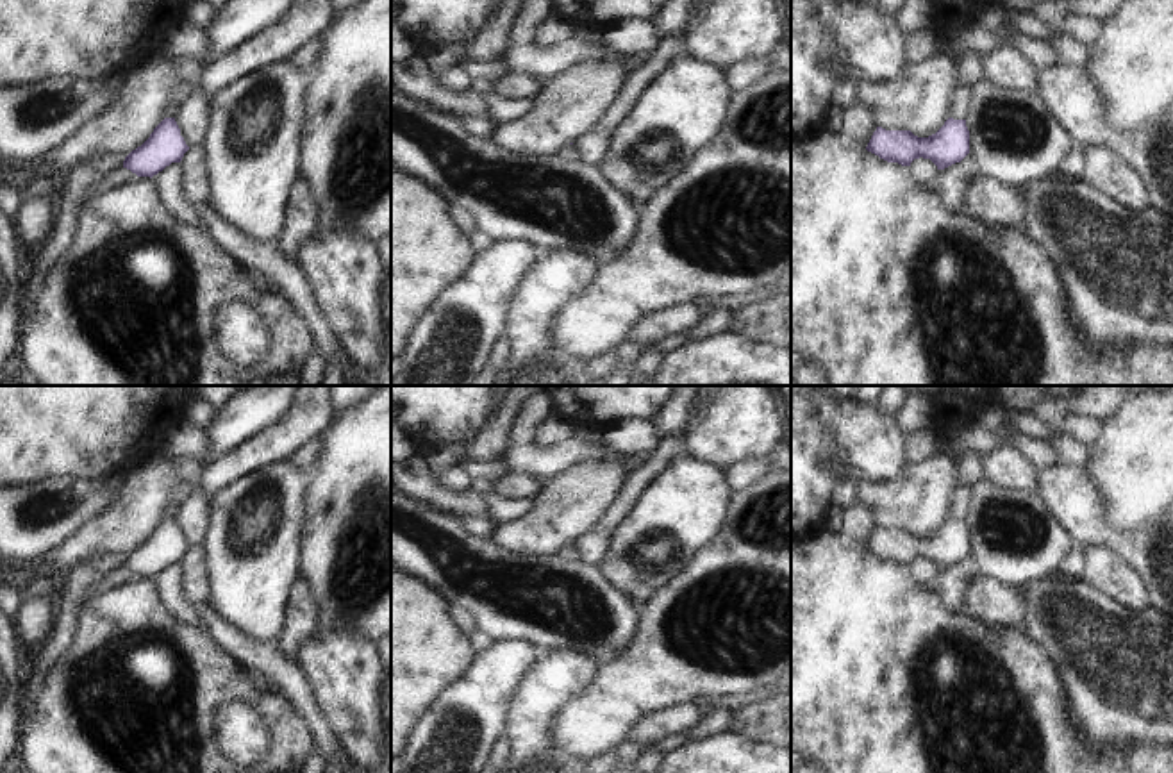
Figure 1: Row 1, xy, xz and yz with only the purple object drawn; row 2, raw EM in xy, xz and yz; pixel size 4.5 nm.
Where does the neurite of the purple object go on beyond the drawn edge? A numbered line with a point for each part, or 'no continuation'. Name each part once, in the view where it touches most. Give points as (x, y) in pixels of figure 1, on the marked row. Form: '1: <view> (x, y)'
1: yz (961, 97)

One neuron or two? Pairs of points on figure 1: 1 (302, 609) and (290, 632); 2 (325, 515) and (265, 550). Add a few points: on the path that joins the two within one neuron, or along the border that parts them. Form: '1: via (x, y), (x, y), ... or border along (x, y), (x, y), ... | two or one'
1: via (302, 615), (295, 627) | one
2: border along (309, 488), (297, 570) | two

